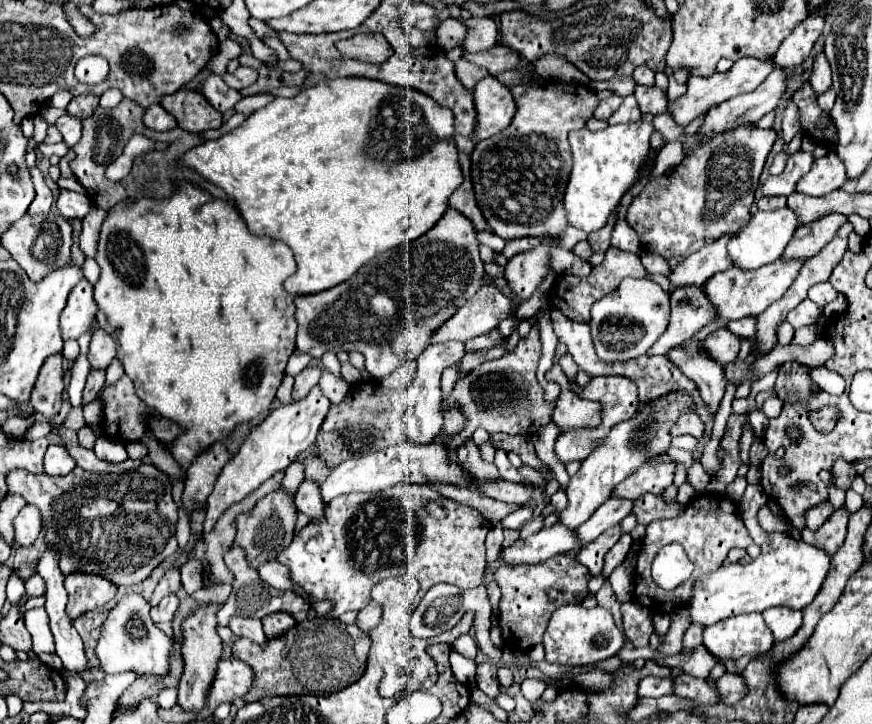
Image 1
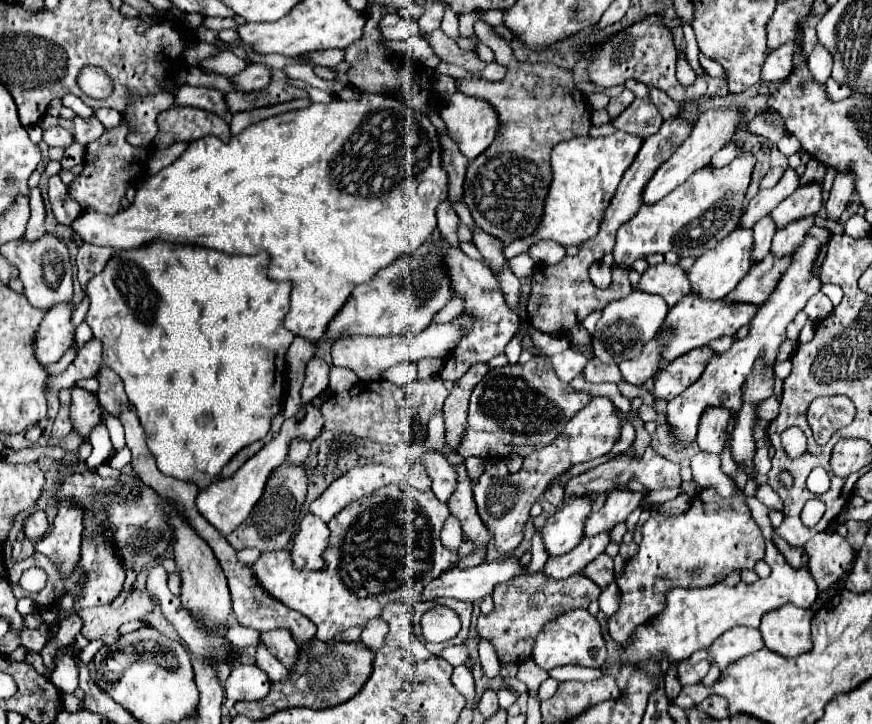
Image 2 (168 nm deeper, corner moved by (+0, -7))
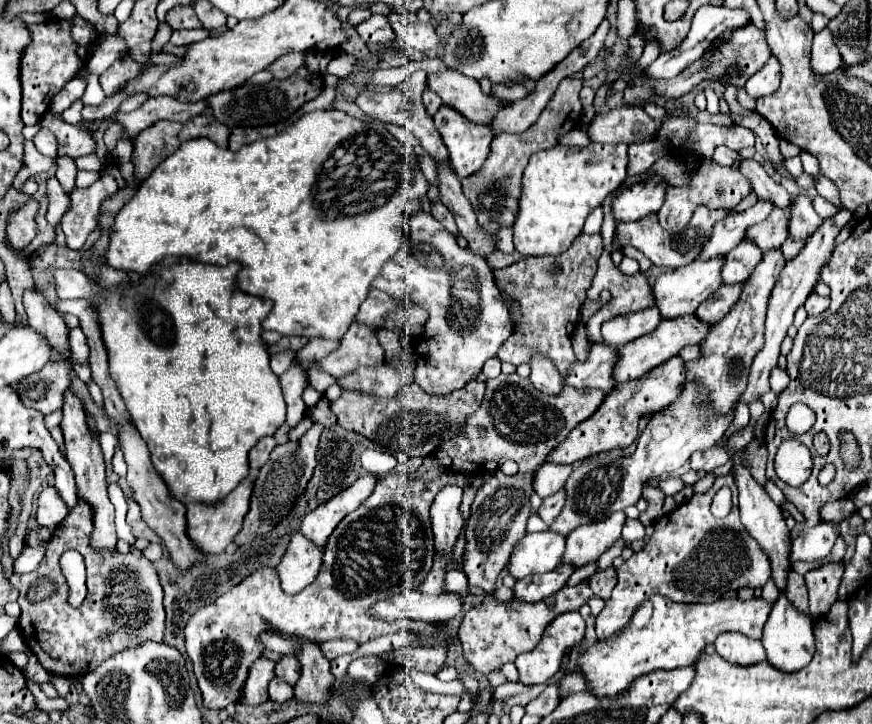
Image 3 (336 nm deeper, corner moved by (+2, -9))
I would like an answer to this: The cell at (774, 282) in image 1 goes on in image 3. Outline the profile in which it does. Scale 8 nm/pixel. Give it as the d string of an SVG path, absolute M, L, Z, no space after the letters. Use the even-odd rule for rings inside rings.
M684 315L684 317L660 321L660 325L656 327L656 331L652 331L650 335L638 337L636 341L632 341L632 343L622 345L620 349L616 349L618 361L614 365L614 383L624 383L624 381L632 381L632 379L638 379L638 377L646 375L648 371L652 371L660 363L664 363L670 357L678 355L678 351L682 347L686 347L686 345L698 345L702 341L702 337L706 337L708 329L710 329L710 325L698 321L692 315Z

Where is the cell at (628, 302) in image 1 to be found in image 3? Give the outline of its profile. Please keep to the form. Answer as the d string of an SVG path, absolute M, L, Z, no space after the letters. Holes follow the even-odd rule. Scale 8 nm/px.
M648 307L638 313L628 313L614 317L602 325L604 345L622 347L642 335L652 333L660 323L660 313L656 307Z

